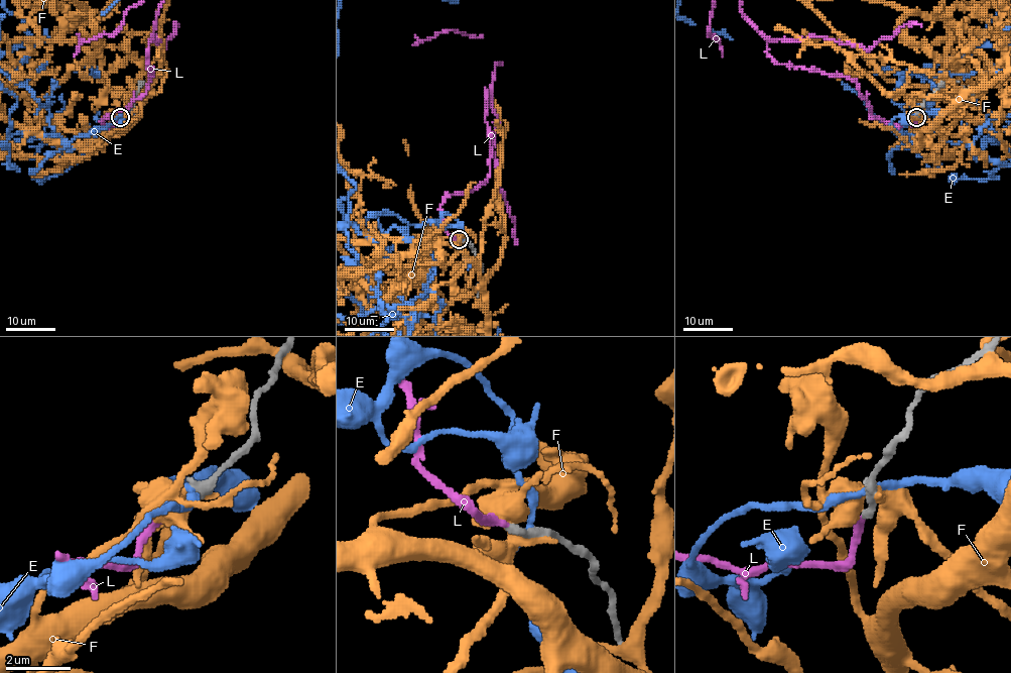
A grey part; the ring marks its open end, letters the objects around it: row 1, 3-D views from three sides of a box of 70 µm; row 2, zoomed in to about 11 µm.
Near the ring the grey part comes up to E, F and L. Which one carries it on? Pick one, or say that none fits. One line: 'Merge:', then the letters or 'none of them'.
Merge: L

